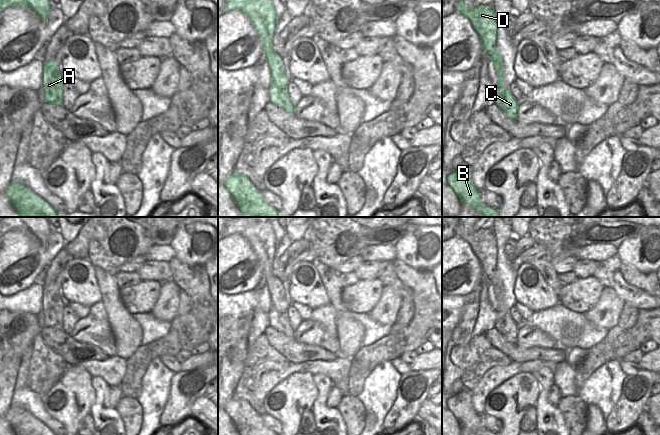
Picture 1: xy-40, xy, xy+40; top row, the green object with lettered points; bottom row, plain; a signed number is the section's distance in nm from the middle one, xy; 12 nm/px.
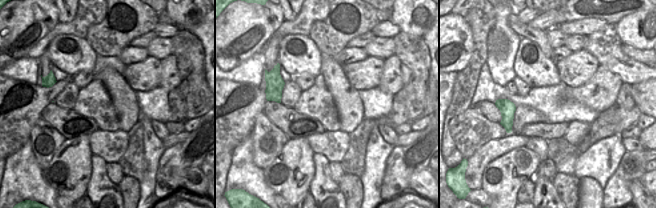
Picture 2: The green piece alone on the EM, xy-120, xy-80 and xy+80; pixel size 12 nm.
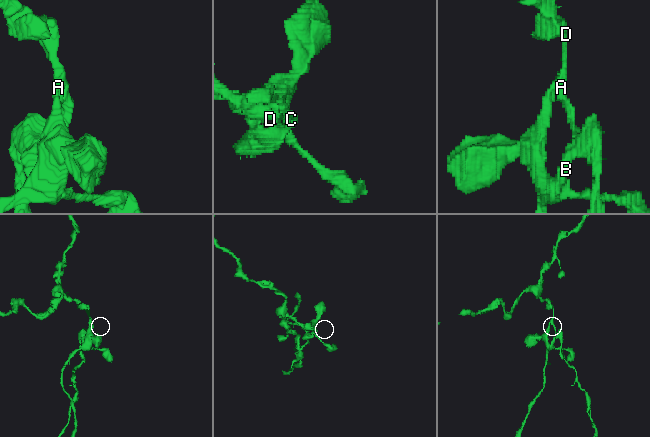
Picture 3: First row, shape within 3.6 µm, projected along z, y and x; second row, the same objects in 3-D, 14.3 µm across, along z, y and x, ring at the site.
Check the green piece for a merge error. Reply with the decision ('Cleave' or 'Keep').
Cleave.

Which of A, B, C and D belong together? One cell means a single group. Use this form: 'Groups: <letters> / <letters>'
Groups: A B C / D.

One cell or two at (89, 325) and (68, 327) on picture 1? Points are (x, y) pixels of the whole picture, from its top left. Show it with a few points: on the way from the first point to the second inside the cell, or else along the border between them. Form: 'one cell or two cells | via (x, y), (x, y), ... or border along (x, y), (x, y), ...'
two cells | border along (80, 318), (70, 333)

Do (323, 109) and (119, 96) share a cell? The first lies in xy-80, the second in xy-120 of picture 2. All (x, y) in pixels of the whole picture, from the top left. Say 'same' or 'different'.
different

